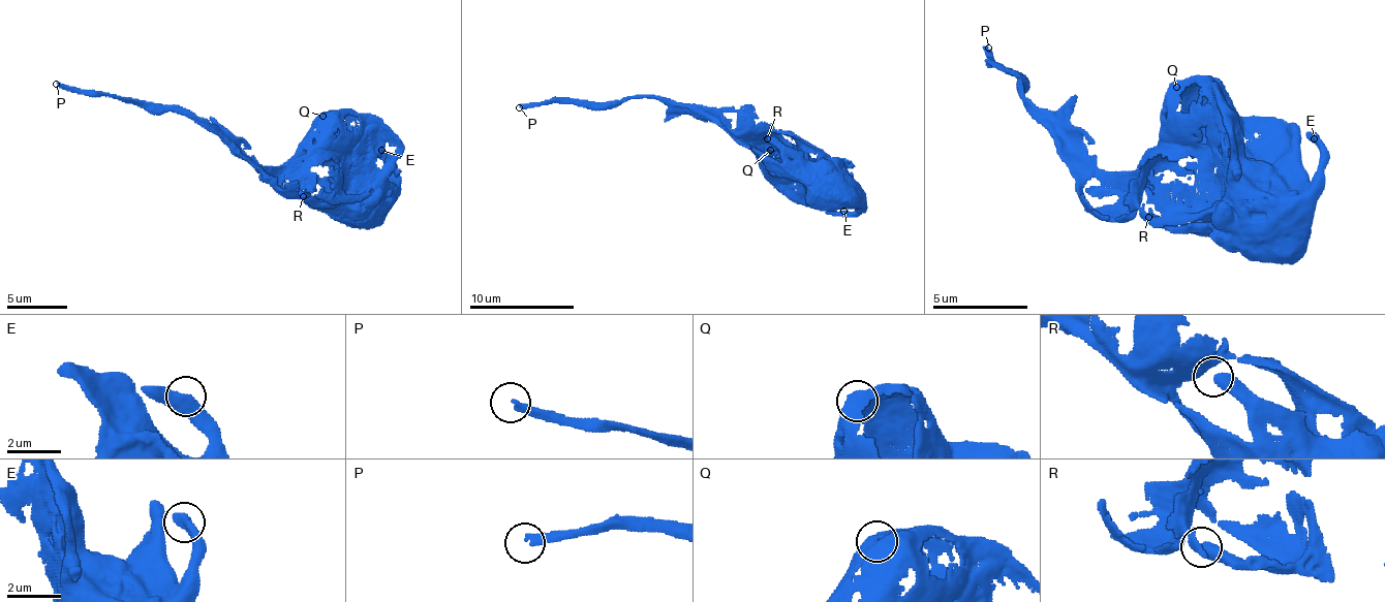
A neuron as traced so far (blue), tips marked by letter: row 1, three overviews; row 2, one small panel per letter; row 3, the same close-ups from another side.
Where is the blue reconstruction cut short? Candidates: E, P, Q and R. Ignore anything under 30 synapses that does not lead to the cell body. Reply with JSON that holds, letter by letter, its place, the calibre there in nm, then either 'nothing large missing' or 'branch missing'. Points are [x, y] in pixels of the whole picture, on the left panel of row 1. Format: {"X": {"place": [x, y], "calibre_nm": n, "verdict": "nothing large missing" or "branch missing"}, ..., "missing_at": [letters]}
{"E": {"place": [381, 150], "calibre_nm": 400, "verdict": "nothing large missing"}, "P": {"place": [56, 84], "calibre_nm": 240, "verdict": "branch missing"}, "Q": {"place": [322, 116], "calibre_nm": 600, "verdict": "nothing large missing"}, "R": {"place": [303, 196], "calibre_nm": 460, "verdict": "nothing large missing"}, "missing_at": ["P"]}

